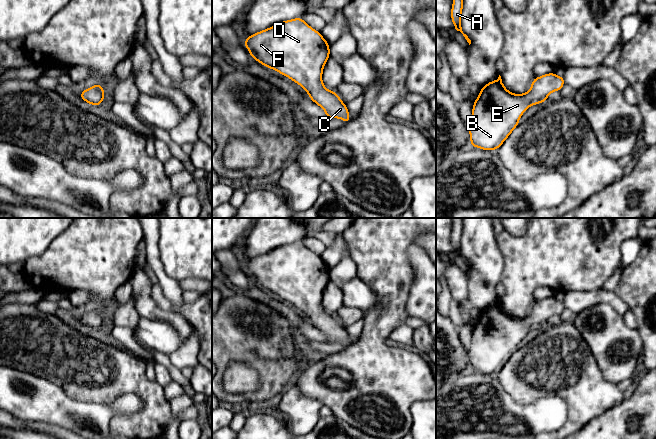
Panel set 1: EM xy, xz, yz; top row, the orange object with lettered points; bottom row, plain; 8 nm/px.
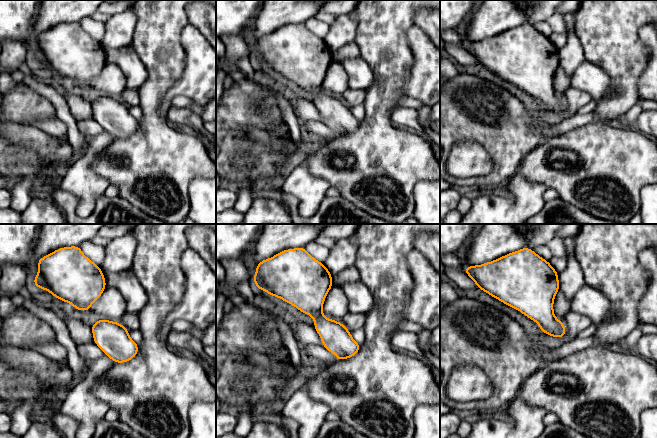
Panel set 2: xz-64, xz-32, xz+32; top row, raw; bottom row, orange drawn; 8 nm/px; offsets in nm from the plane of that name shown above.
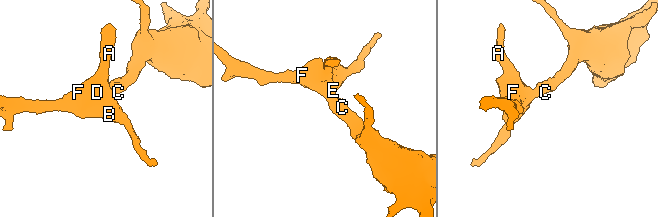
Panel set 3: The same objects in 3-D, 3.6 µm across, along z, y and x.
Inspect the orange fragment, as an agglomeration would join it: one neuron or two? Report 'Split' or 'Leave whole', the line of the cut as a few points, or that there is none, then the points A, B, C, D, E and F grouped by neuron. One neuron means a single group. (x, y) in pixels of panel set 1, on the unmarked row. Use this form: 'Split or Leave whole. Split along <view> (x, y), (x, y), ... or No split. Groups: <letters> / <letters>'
Leave whole. No split. Groups: A B C D E F

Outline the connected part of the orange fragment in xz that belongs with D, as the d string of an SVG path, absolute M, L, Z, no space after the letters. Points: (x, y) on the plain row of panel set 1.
M302 240L251 258L243 267L255 285L304 312L309 322L326 336L326 343L339 342L345 348L352 345L347 329L322 306L330 268Z

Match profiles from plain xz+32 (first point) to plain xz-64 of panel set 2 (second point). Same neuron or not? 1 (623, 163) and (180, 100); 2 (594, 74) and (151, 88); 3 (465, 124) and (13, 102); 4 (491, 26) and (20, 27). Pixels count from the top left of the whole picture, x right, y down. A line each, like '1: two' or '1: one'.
1: two
2: two
3: one
4: two

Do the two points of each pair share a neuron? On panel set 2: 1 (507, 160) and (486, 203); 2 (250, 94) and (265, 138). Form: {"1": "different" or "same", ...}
{"1": "different", "2": "different"}

